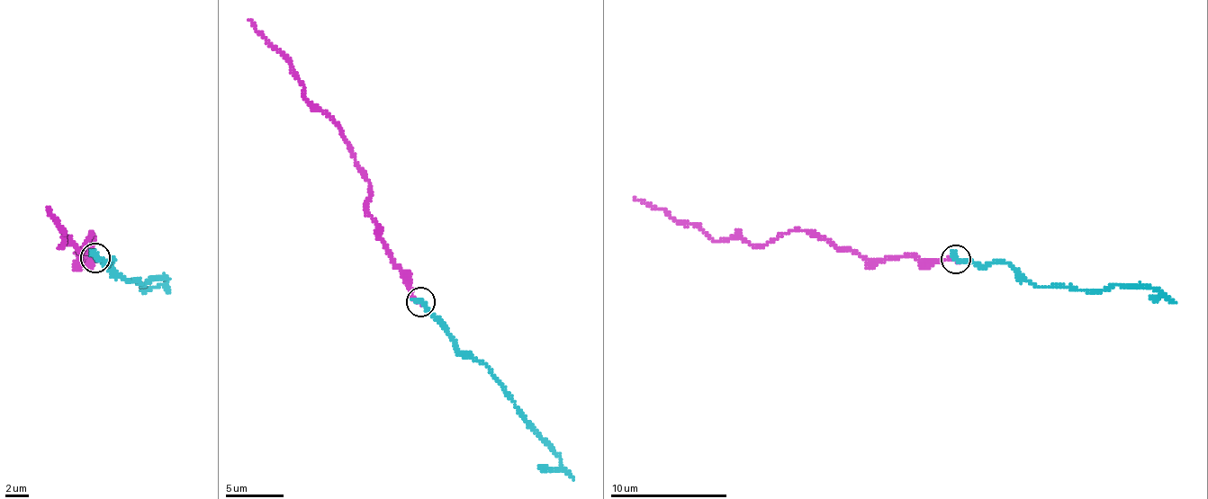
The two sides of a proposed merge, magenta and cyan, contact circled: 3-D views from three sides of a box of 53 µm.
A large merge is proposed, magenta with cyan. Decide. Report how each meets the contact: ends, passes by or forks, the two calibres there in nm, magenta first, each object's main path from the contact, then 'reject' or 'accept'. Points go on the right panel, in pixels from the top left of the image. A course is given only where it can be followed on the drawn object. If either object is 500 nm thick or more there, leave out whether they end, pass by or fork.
magenta ends there; cyan ends there; 240 nm thick on the magenta side, 440 nm on the other; magenta runs (956, 260), (874, 259), (839, 250), (827, 242), (796, 230), (763, 245), (724, 238), (712, 241), (634, 197); cyan runs (956, 260), (1007, 262), (1038, 287), (1086, 290), (1146, 285), (1161, 294), (1149, 298); accept

